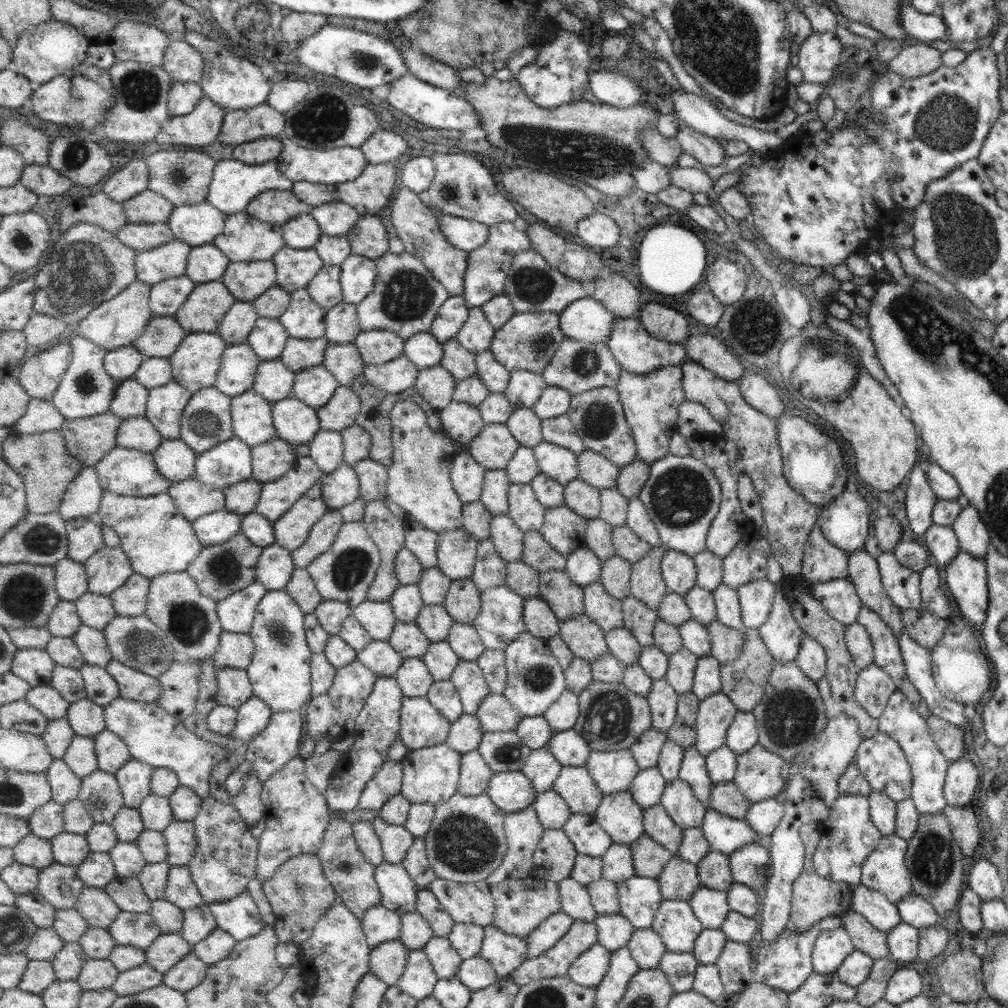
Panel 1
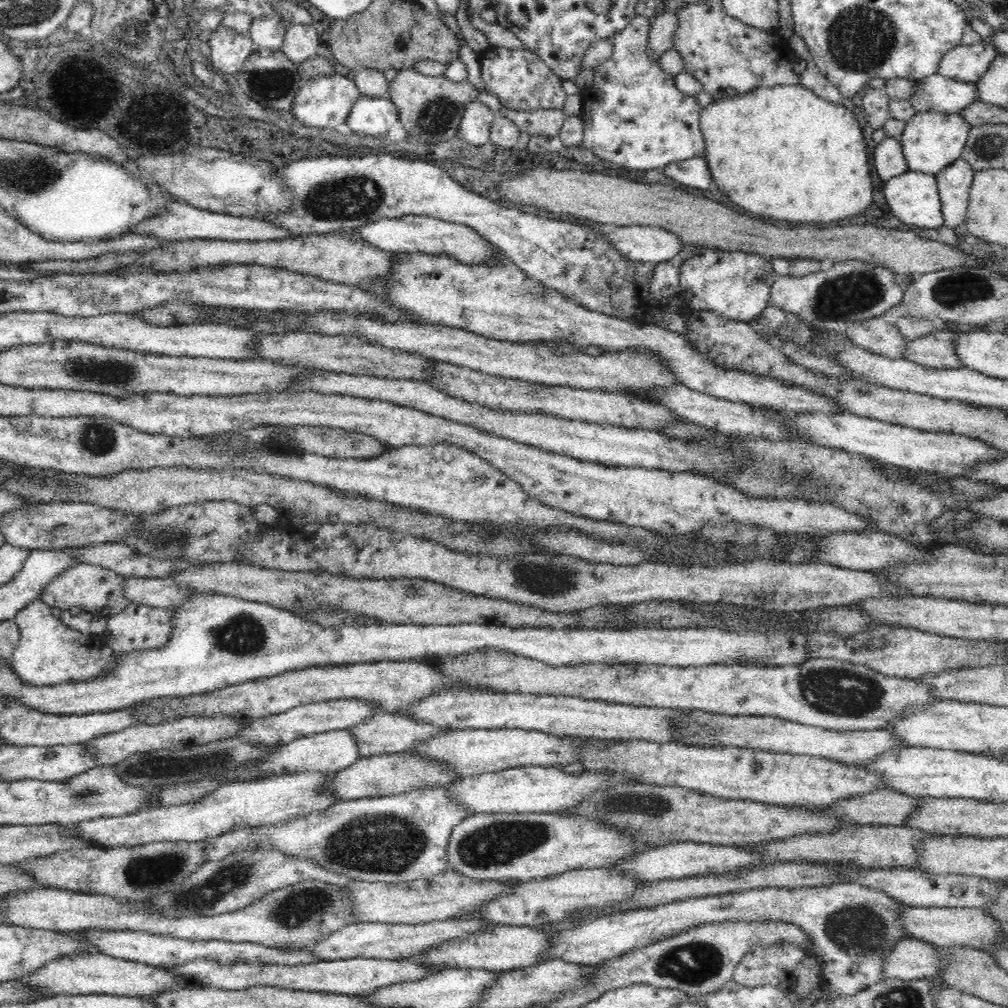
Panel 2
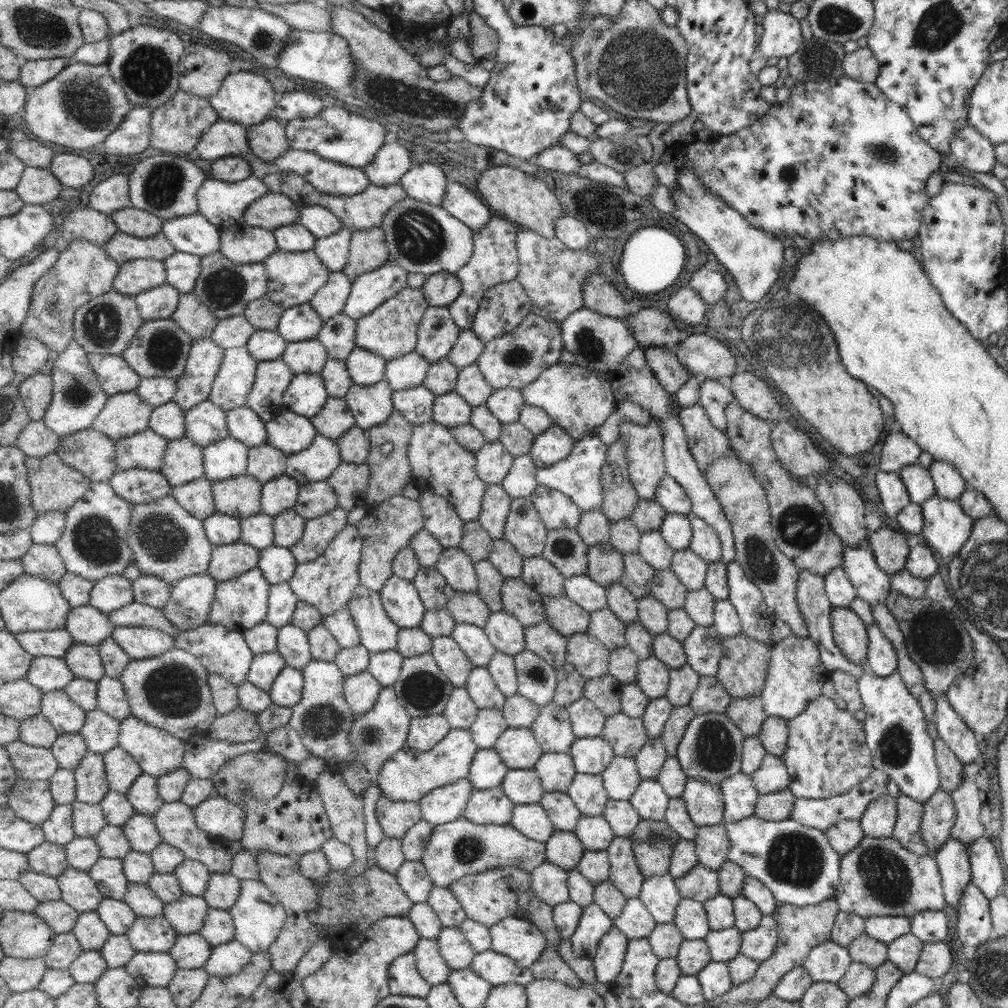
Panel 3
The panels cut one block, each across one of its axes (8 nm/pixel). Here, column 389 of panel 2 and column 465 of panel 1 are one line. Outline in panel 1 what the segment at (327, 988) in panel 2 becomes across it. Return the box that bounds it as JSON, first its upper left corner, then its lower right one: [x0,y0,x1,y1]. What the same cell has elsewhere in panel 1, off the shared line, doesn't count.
[457,954,500,992]

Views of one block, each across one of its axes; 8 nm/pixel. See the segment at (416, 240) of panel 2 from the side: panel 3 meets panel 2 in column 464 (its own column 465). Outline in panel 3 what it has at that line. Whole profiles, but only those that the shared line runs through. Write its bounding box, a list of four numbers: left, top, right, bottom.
[382,196,475,274]

